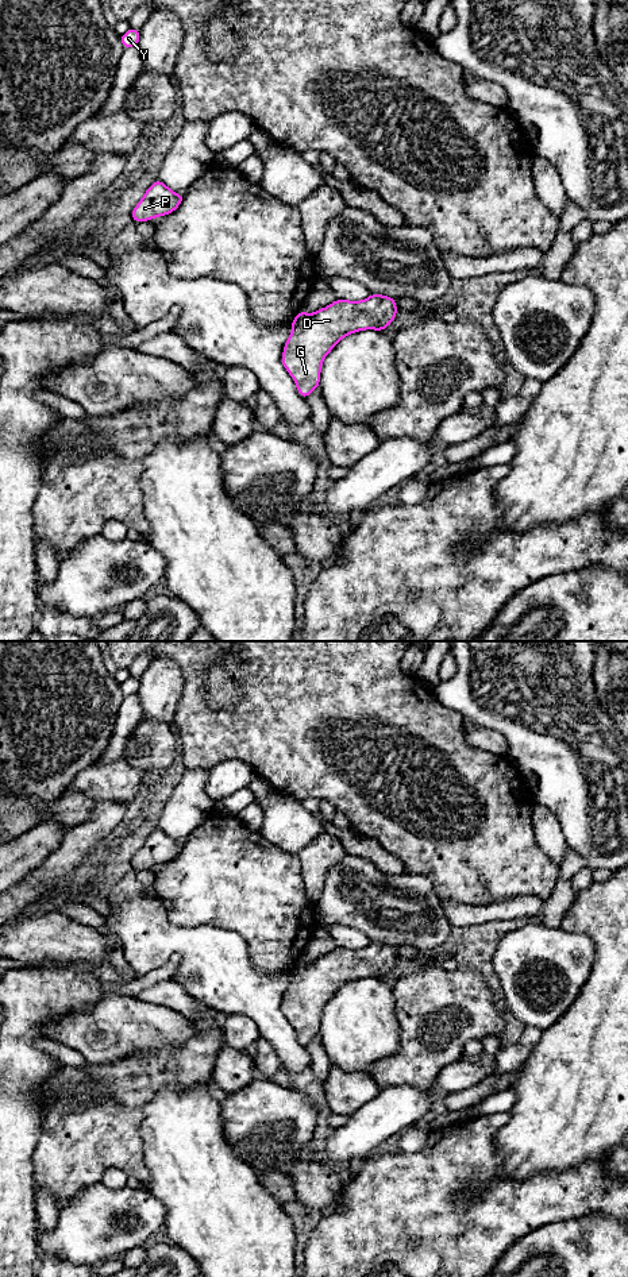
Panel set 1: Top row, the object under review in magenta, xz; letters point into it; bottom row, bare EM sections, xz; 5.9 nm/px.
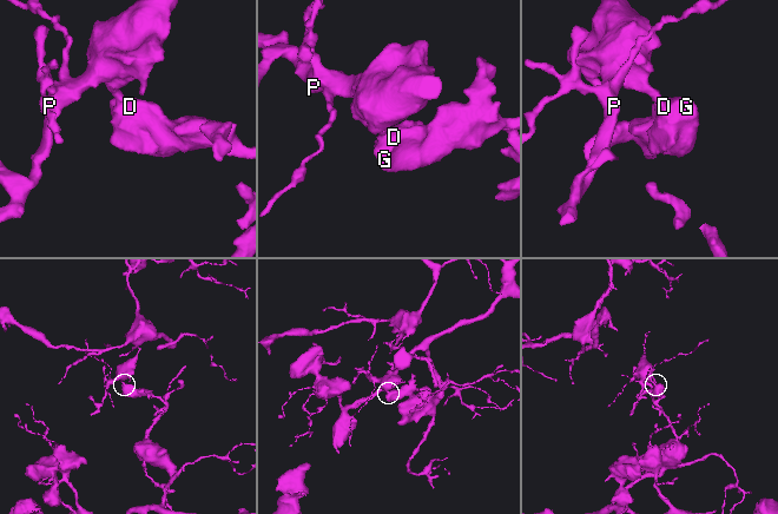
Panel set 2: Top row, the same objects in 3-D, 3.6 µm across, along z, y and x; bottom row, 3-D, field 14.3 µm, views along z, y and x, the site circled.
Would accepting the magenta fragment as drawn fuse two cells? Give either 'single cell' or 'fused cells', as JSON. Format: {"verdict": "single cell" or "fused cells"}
{"verdict": "fused cells"}

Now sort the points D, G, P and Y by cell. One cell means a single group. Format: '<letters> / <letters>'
D G / P Y

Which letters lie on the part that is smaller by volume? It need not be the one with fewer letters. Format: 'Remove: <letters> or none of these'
Remove: P, Y

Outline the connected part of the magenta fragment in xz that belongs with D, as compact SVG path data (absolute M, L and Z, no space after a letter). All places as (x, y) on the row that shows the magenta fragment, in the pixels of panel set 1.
M370 294L366 300L338 298L315 313L297 315L281 355L281 362L307 398L320 383L324 358L346 336L365 331L385 331L397 315L396 300Z

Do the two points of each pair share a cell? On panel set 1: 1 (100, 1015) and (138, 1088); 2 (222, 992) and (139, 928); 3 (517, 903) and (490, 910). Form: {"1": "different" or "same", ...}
{"1": "different", "2": "same", "3": "same"}

